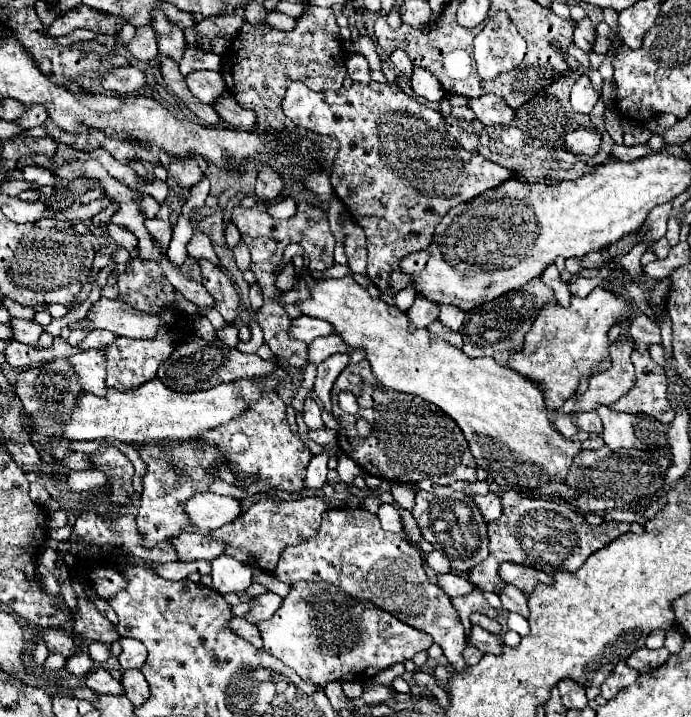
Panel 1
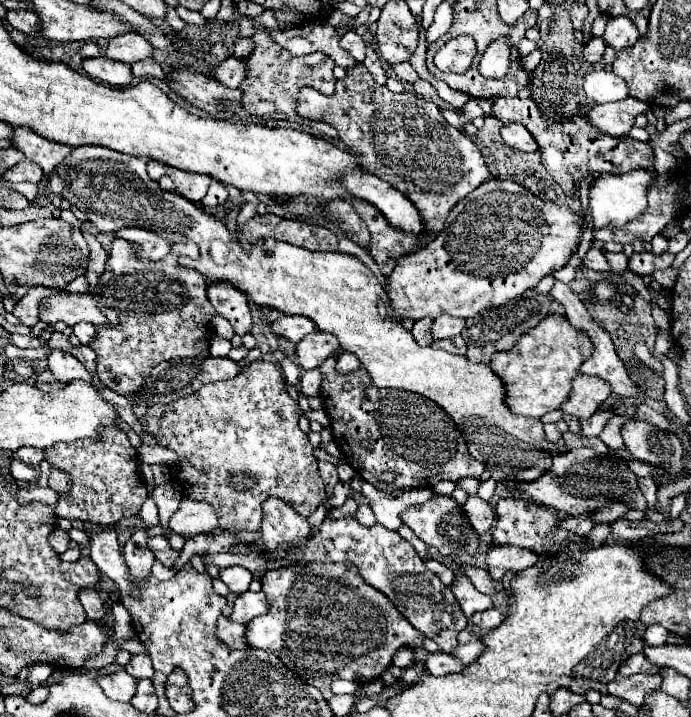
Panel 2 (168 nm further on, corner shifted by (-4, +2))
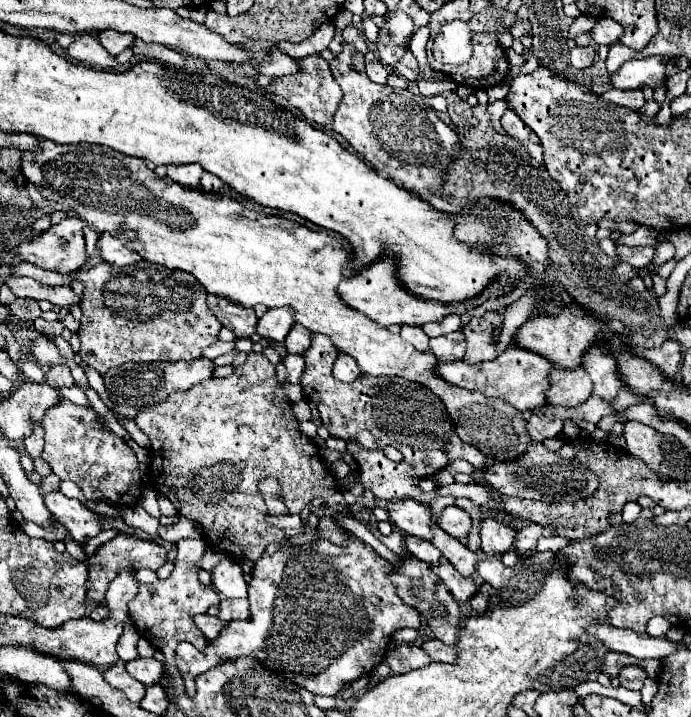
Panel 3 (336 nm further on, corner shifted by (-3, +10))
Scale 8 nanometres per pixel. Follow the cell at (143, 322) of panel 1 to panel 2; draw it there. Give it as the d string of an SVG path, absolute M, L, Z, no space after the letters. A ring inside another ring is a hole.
M59 294L47 296L39 304L39 316L47 324L57 320L63 320L67 326L75 326L77 322L91 322L95 326L109 324L107 316L97 308L93 294L71 294L69 298Z

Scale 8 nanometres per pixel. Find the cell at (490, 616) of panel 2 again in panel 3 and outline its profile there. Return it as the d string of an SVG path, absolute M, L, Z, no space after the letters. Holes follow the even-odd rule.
M482 582L482 586L478 588L476 596L472 596L472 600L470 600L472 608L474 608L478 614L484 614L486 608L488 608L488 598L490 598L488 592L490 592L490 584L488 584L488 582Z

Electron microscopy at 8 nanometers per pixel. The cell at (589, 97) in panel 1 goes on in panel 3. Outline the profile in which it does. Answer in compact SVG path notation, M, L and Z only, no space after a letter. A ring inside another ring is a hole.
M650 56L634 62L626 62L618 74L612 74L612 86L618 90L640 88L642 84L656 86L664 78L664 68L670 62L670 56Z

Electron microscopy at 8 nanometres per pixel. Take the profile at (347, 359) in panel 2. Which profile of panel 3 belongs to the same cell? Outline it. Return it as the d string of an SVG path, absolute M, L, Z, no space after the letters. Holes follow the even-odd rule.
M338 354L336 362L334 362L334 376L340 382L352 382L360 376L360 368L354 360L350 360L350 356L346 354Z

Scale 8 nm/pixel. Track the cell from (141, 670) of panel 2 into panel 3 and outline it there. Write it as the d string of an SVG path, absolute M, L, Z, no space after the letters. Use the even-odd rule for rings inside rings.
M136 658L126 664L126 670L132 678L140 680L144 686L148 684L158 684L162 678L162 664L154 658Z

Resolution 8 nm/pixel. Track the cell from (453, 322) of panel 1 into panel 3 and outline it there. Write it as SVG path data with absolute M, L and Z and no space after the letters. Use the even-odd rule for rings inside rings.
M448 314L440 322L428 322L422 326L422 330L432 338L432 336L446 336L450 332L456 332L460 328L460 316L458 314Z

